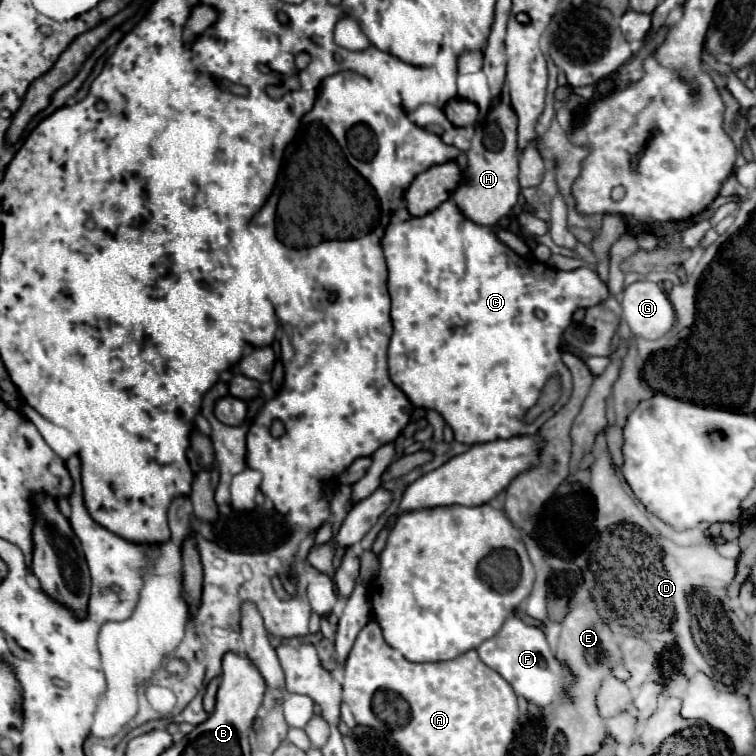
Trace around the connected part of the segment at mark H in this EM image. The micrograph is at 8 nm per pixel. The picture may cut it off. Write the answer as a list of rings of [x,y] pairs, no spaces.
[[[496,101],[492,107],[492,117],[496,121],[496,125],[502,131],[504,137],[504,145],[498,151],[488,149],[484,143],[474,143],[468,151],[468,163],[464,169],[464,177],[466,183],[460,185],[454,195],[452,201],[456,203],[456,207],[460,209],[460,213],[474,221],[476,225],[482,227],[496,227],[502,219],[506,219],[512,213],[512,207],[518,201],[520,195],[520,185],[518,185],[518,147],[516,147],[516,113],[512,111],[512,107],[504,105],[502,101]]]

